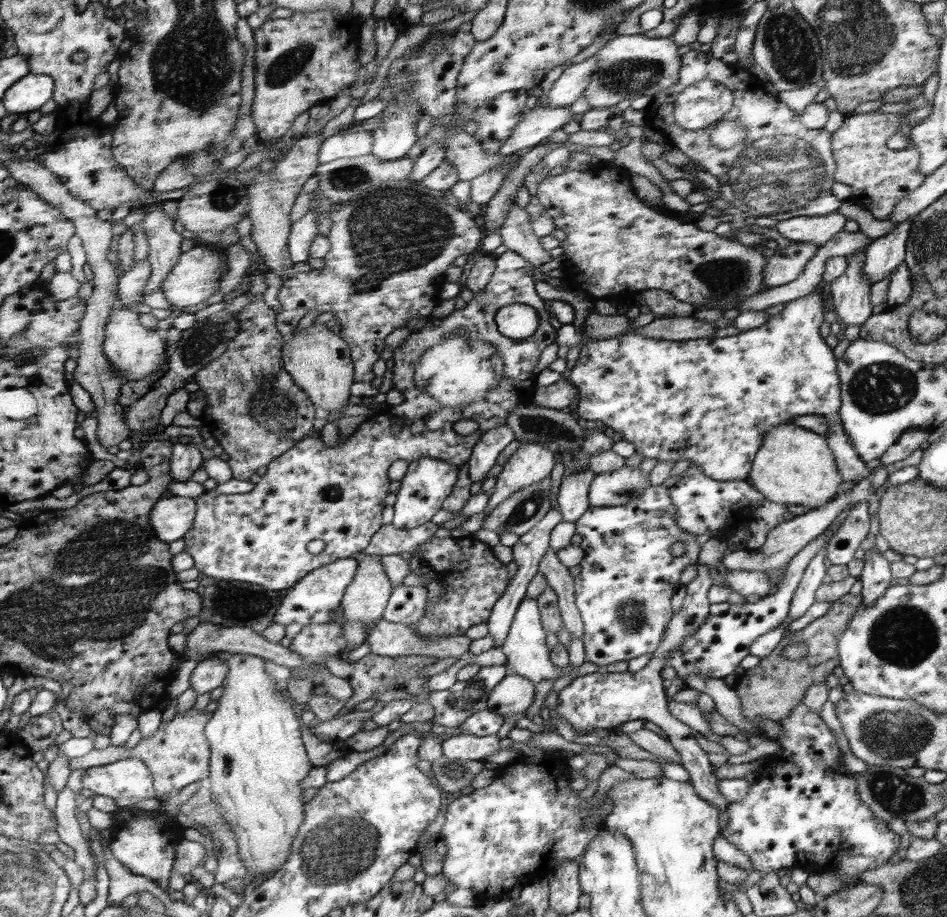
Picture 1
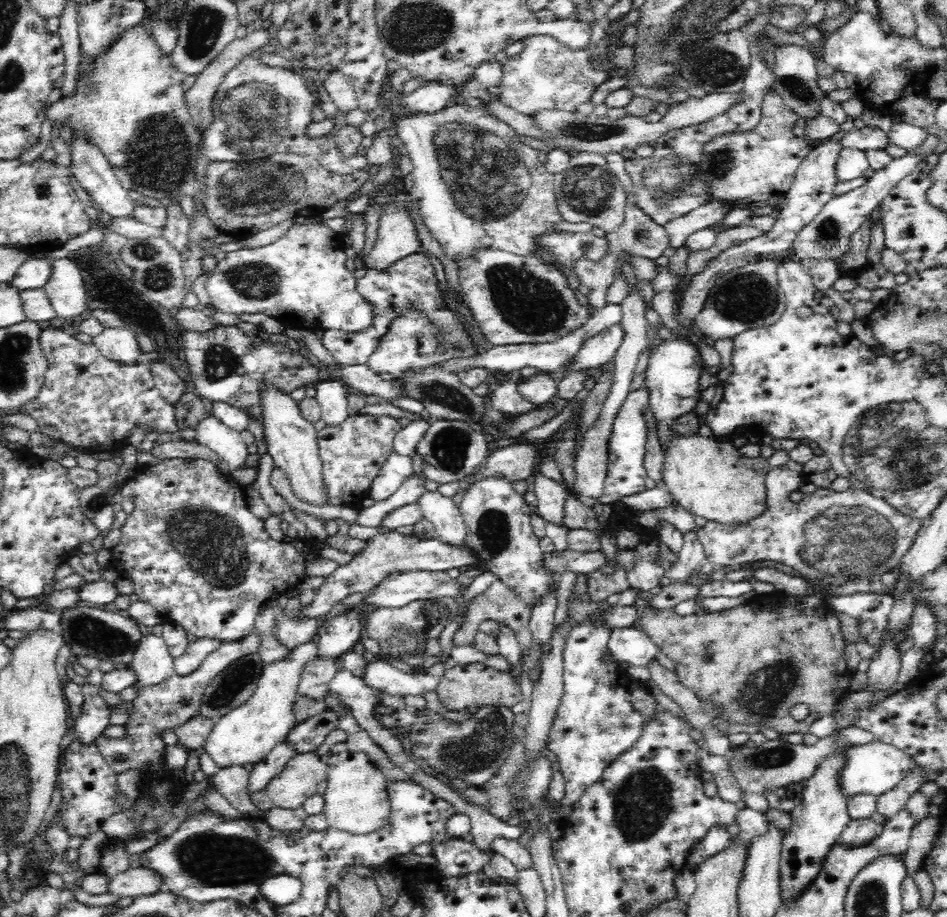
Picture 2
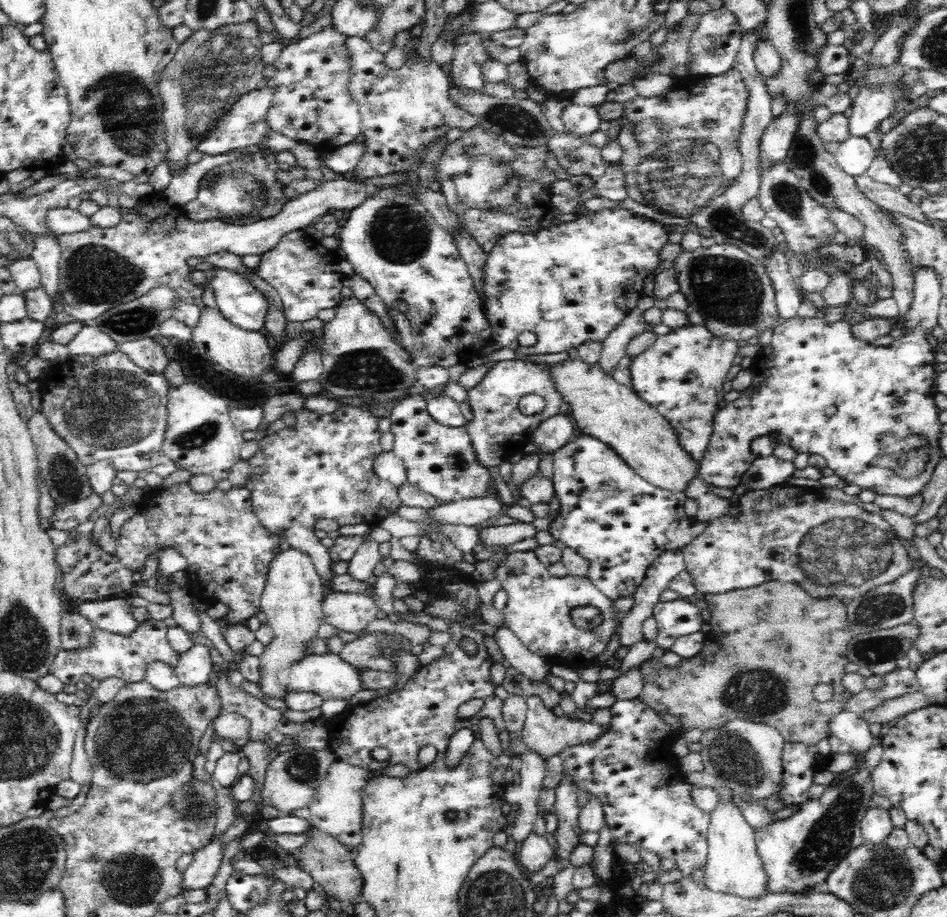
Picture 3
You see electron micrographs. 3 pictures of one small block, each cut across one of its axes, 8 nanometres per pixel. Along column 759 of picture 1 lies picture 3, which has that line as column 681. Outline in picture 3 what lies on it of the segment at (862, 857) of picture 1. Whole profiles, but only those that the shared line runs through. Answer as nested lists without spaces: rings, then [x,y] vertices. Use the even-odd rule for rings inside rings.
[[[639,699],[617,701],[608,711],[612,717],[608,722],[609,731],[593,742],[570,746],[559,755],[563,761],[563,774],[572,777],[578,788],[588,792],[590,797],[598,797],[612,840],[618,839],[636,848],[642,846],[655,852],[660,859],[672,858],[676,861],[675,868],[688,877],[694,867],[704,865],[707,861],[710,816],[694,804],[692,784],[686,782],[678,761],[670,755],[679,734]]]

